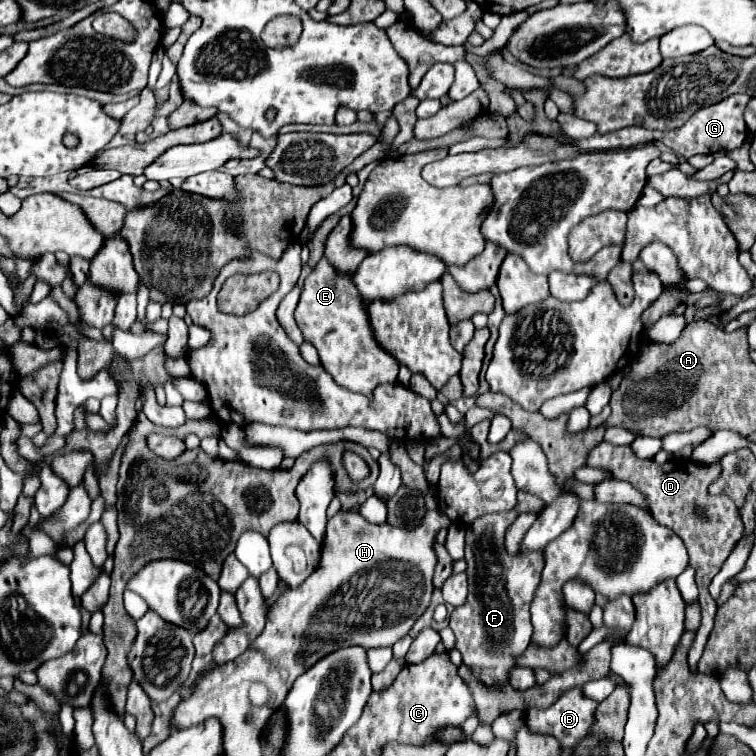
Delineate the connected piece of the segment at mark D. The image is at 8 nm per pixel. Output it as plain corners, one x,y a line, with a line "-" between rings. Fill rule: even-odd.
602,441
590,451
586,465
606,469
616,479
628,481
636,489
640,489
648,497
652,517
660,525
672,529
684,541
690,555
690,567
696,569
696,585
700,589
700,609
702,609
702,623
696,631
696,639
688,653
688,665
696,673
698,659
702,657
708,635
714,627
714,615
716,615
716,601
710,597
708,585
742,537
742,519
732,499
728,499
728,495
716,495
716,497
708,495
708,487
720,477
720,463
716,461
712,465
702,465
690,459
674,457
666,465
658,465
652,459
638,459
630,447
616,447
-
694,507
706,507
706,519
698,519
694,515

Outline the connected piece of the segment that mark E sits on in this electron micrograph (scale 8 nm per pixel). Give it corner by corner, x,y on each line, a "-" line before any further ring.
324,257
306,277
300,303
296,307
296,323
304,335
304,341
318,349
322,367
332,379
350,391
372,395
376,385
394,383
400,363
388,355
372,339
372,327
368,327
368,303
360,303
360,291
352,283
352,277
340,275

